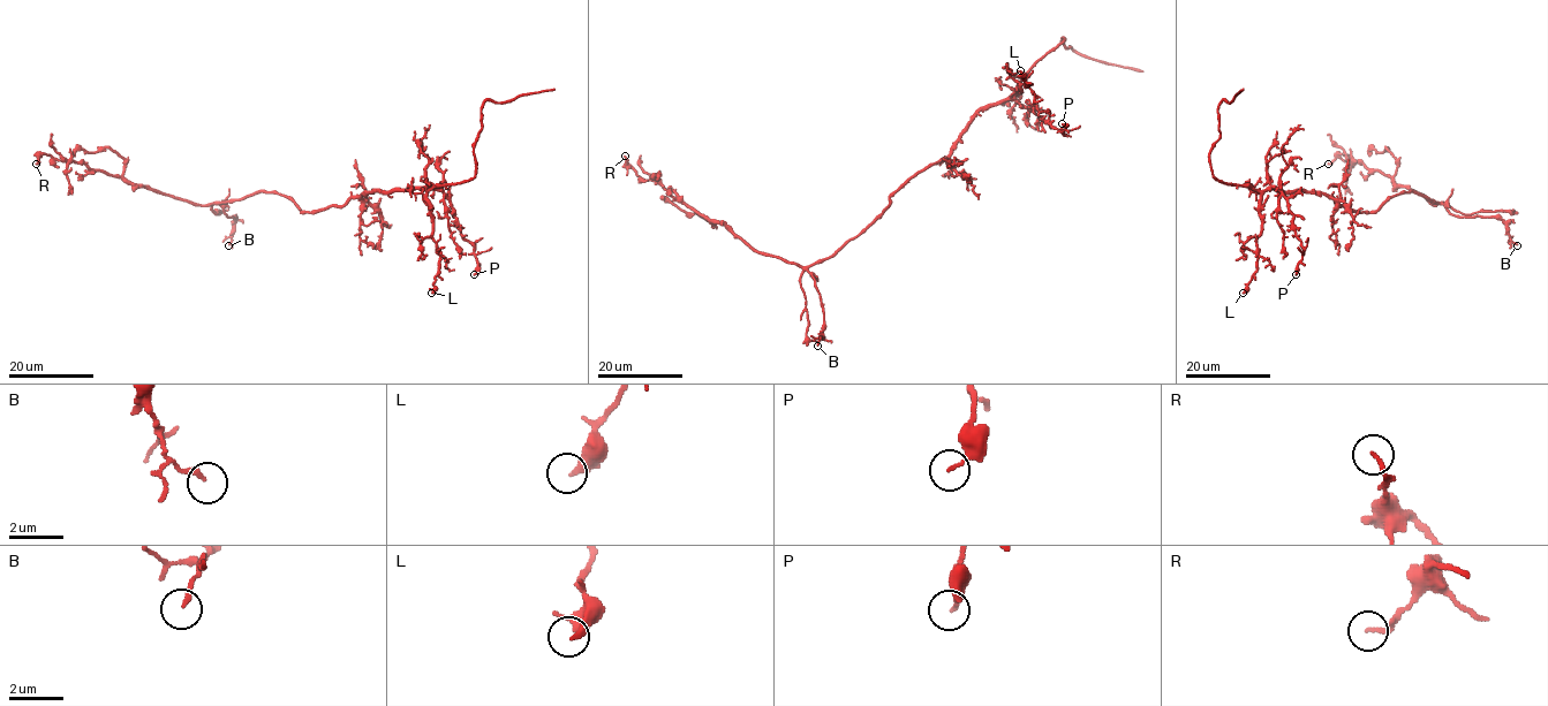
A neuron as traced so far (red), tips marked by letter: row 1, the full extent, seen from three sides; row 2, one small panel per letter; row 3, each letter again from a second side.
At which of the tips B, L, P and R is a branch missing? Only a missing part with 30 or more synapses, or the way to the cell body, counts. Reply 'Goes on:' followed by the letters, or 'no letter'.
Goes on: no letter

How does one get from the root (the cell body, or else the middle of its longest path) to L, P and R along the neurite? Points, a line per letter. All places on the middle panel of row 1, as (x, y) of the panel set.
L: (908, 180), (944, 159), (976, 113), (1009, 99), (1022, 84), (1028, 86), (1020, 70)
P: (908, 180), (944, 159), (976, 113), (1009, 99), (1029, 107), (1062, 131), (1065, 129), (1062, 123)
R: (908, 180), (856, 235), (831, 256), (800, 267), (753, 250), (671, 190), (642, 180), (625, 156)

